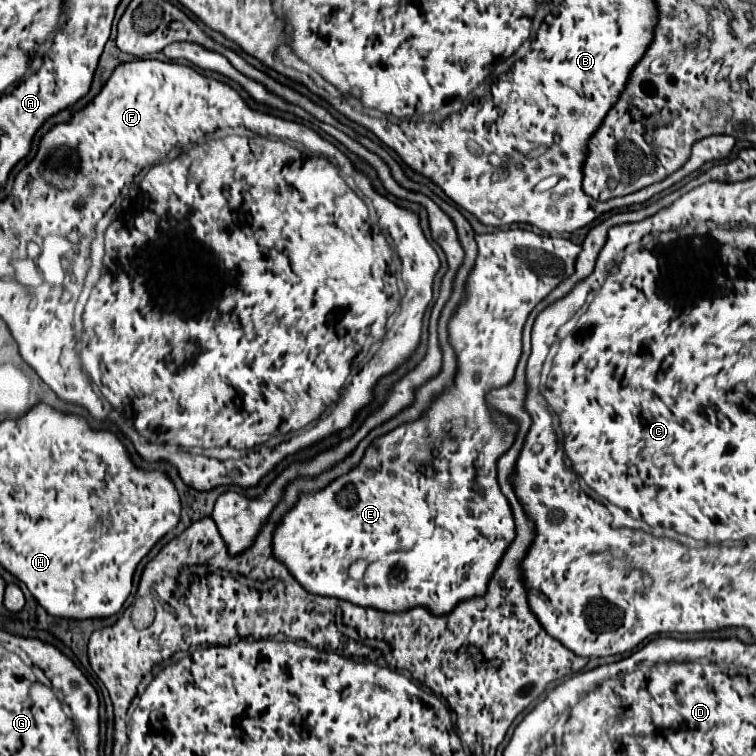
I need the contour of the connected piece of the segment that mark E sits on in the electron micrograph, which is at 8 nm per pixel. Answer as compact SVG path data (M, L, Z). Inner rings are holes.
M523 228L479 234L475 242L477 260L465 282L465 298L447 324L449 344L457 356L453 386L445 388L445 392L433 400L429 412L417 422L401 424L389 434L375 438L361 462L347 474L335 478L319 492L301 494L297 504L283 514L273 532L273 556L287 566L289 574L309 594L339 598L381 612L407 612L423 606L435 616L443 616L453 612L463 600L485 596L495 568L515 540L515 518L497 484L497 460L513 444L519 424L503 412L493 410L485 396L493 388L507 386L513 380L521 358L521 330L527 316L551 290L575 272L581 246L561 236L535 234ZM441 434L447 434L445 440L437 446L429 446L429 442ZM425 458L435 462L435 472L433 468L421 470L415 464L415 460ZM359 558L367 558L371 564L363 580L351 580L347 570L351 562Z

